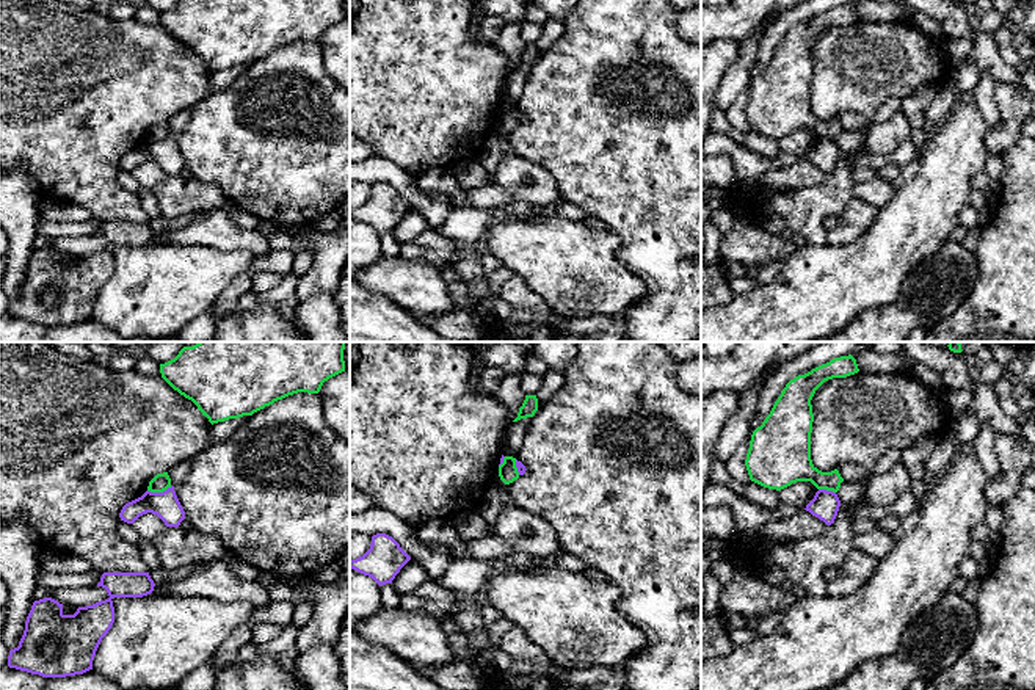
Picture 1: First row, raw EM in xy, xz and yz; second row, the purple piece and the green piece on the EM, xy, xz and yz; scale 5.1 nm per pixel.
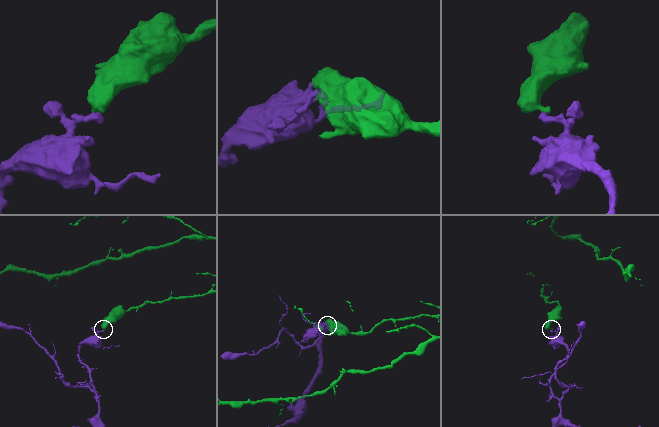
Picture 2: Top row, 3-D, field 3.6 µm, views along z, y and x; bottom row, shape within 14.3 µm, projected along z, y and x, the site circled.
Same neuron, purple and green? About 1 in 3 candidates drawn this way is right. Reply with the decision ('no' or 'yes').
no

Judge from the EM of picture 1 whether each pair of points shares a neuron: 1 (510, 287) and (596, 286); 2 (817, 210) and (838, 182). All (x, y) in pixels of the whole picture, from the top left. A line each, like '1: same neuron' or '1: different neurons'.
1: different neurons
2: same neuron

